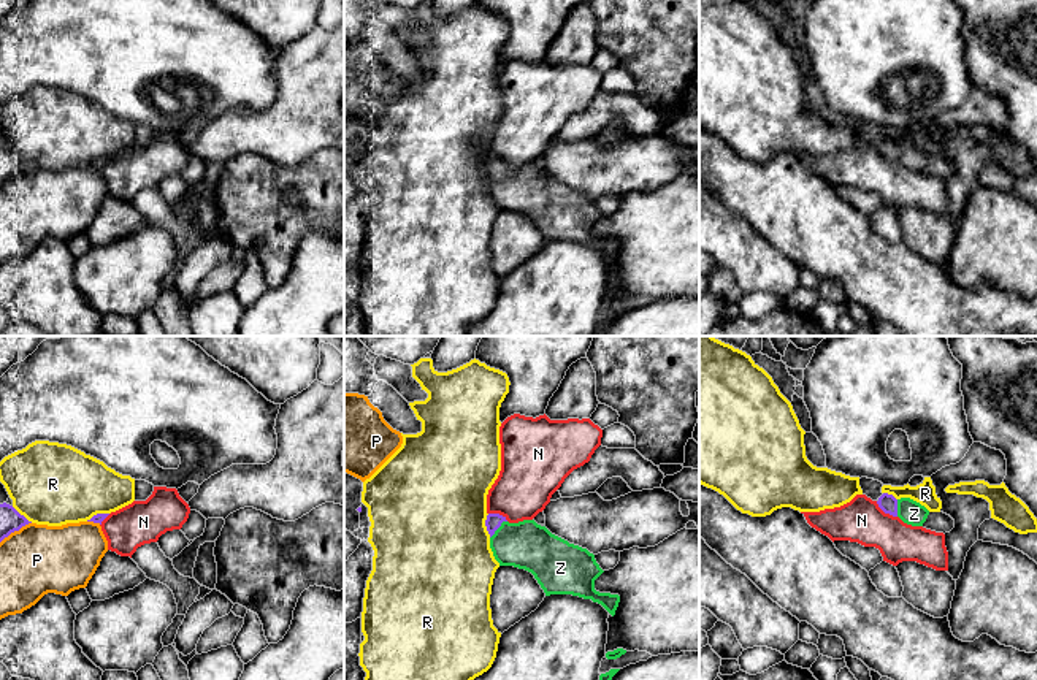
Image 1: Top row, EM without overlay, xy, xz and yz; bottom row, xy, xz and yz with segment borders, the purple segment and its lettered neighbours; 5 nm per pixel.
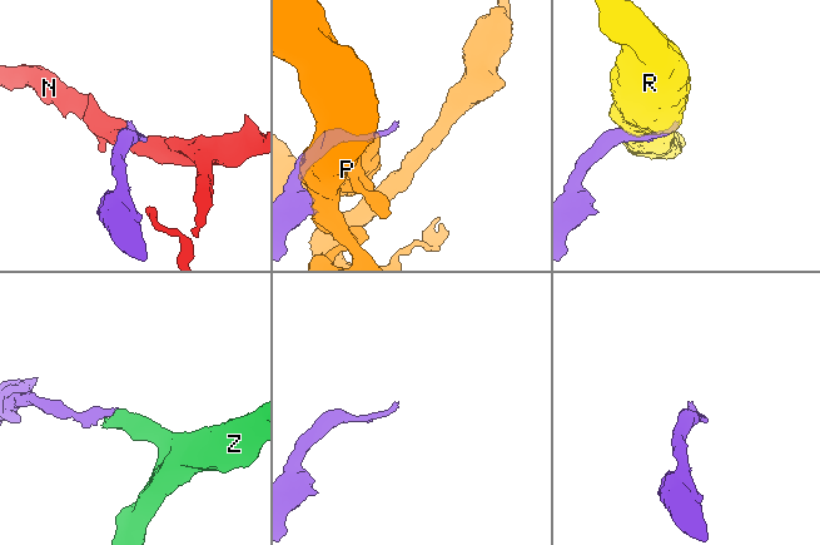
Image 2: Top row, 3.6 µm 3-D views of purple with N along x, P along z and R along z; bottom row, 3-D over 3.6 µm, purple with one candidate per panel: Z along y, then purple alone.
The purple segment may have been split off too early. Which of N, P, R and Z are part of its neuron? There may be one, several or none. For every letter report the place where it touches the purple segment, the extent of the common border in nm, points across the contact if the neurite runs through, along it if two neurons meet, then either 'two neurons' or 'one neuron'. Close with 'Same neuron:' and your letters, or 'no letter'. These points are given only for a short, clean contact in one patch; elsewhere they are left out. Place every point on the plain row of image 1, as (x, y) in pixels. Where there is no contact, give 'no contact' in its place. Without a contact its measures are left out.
N: contact yz (885, 157); length 140 nm; border yz (876, 146), (885, 157), (896, 162); two neurons
P: contact xy (15, 175); length 190 nm; two neurons
R: contact xz (485, 170); length 120 nm; two neurons
Z: contact xz (498, 171); length 130 nm; way xz (493, 165), (498, 171), (516, 189), (528, 191); one neuron
Same neuron: Z

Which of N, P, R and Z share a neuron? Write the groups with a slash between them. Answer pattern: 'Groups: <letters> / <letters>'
Groups: N / P / R / Z

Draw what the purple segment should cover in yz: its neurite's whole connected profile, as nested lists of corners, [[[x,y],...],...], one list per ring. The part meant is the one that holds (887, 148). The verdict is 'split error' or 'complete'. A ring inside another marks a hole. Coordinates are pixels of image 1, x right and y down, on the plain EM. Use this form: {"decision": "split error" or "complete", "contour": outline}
{"decision": "split error", "contour": [[[883,138],[878,146],[878,152],[893,162],[899,162],[904,168],[912,171],[923,171],[929,155],[920,147],[910,143],[896,144],[893,139]]]}

